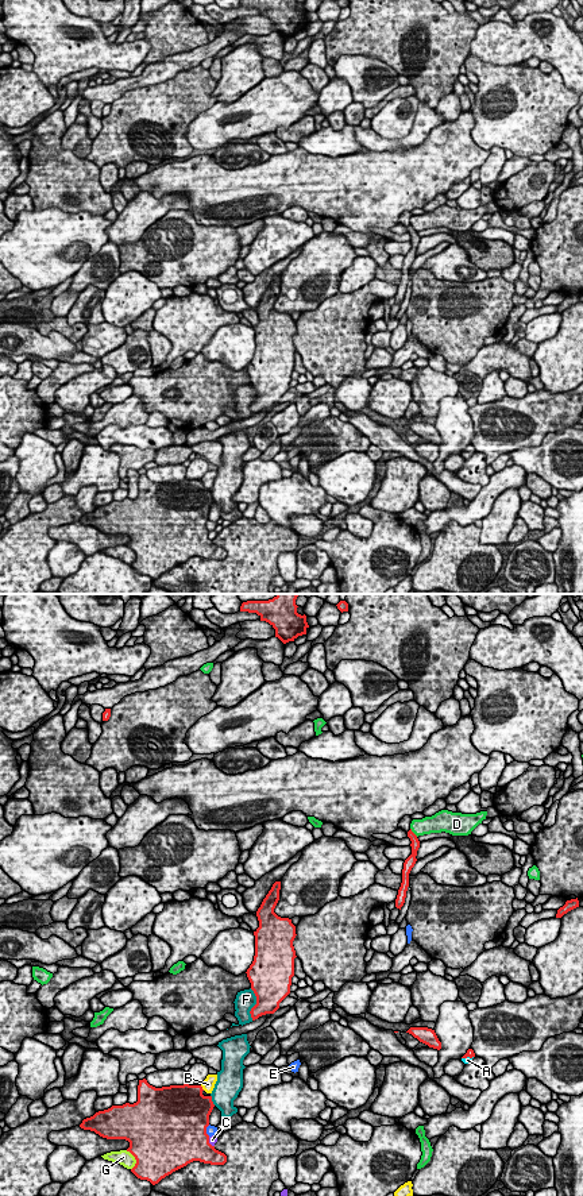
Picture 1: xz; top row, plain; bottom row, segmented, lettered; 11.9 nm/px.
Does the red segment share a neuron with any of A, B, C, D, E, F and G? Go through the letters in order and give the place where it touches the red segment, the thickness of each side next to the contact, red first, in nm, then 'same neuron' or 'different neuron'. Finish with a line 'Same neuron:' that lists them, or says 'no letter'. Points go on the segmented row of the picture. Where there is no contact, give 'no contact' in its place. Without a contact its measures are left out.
A: meets red in xz at (467, 1056); 100 nm thick on the red side, 70 nm on the other; same neuron
B: meets red in xz at (201, 1088); 440 nm thick on the red side, 160 nm on the other; different neuron
C: meets red in xz at (208, 1142); 480 nm thick on the red side, 100 nm on the other; different neuron
D: meets red in xz at (412, 832); 100 nm thick on the red side, 200 nm on the other; different neuron
E: meets red in xz at (205, 1130); 500 nm thick on the red side, 130 nm on the other; different neuron
F: meets red in xz at (255, 1004); 380 nm thick on the red side, 240 nm on the other; different neuron
G: meets red in xz at (135, 1158); 500 nm thick on the red side, 190 nm on the other; different neuron
Same neuron: A

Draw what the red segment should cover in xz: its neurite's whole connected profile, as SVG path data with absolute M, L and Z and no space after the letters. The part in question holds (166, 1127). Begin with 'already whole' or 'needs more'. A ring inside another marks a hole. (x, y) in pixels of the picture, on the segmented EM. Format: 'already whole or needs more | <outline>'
already whole | M143 1079L139 1080L136 1103L99 1111L84 1119L80 1127L107 1139L128 1141L127 1151L136 1160L131 1172L152 1185L193 1161L224 1165L227 1156L209 1143L206 1127L215 1104L212 1096L204 1096L202 1091L201 1085L189 1084L155 1088Z

